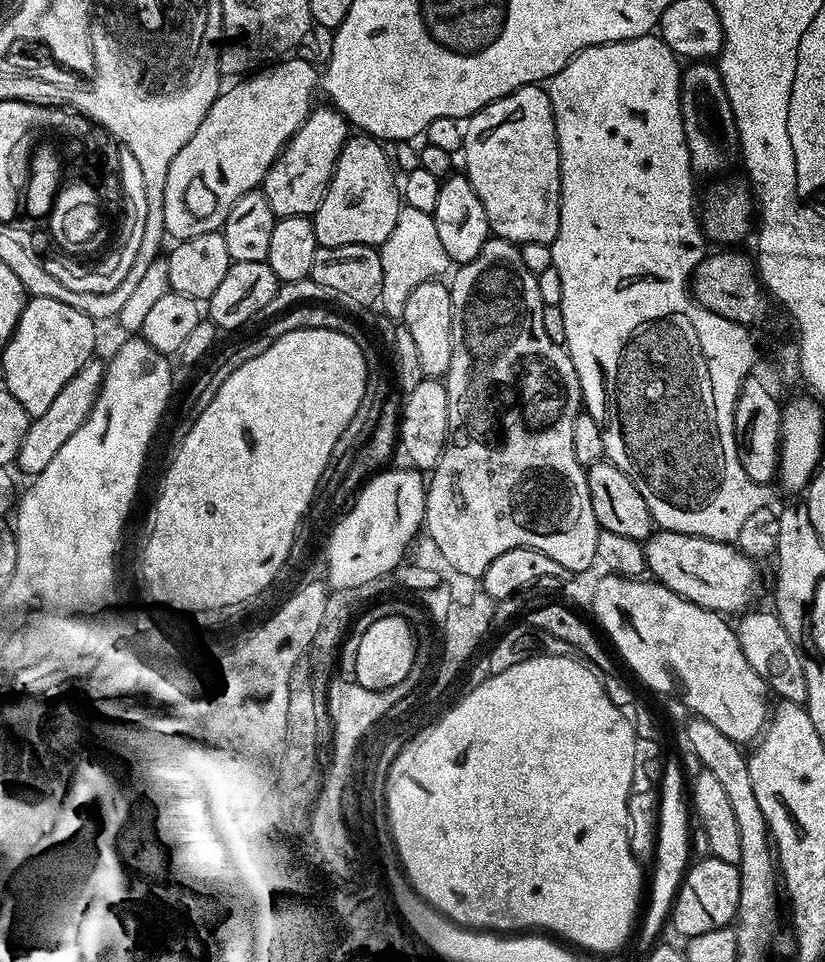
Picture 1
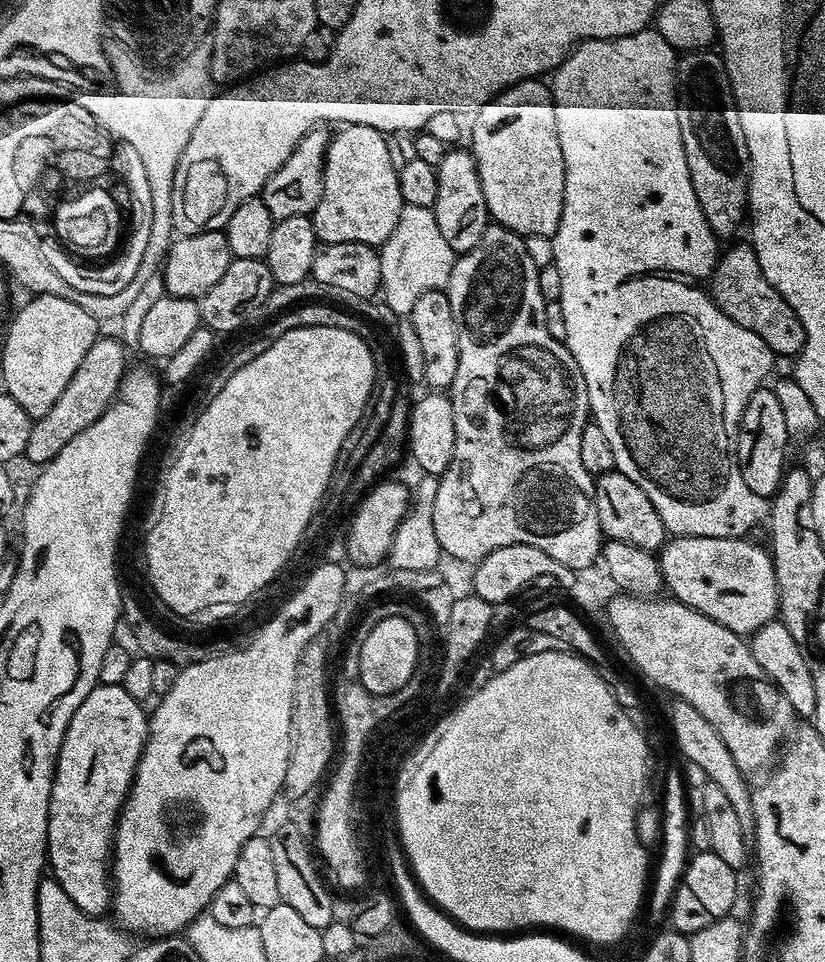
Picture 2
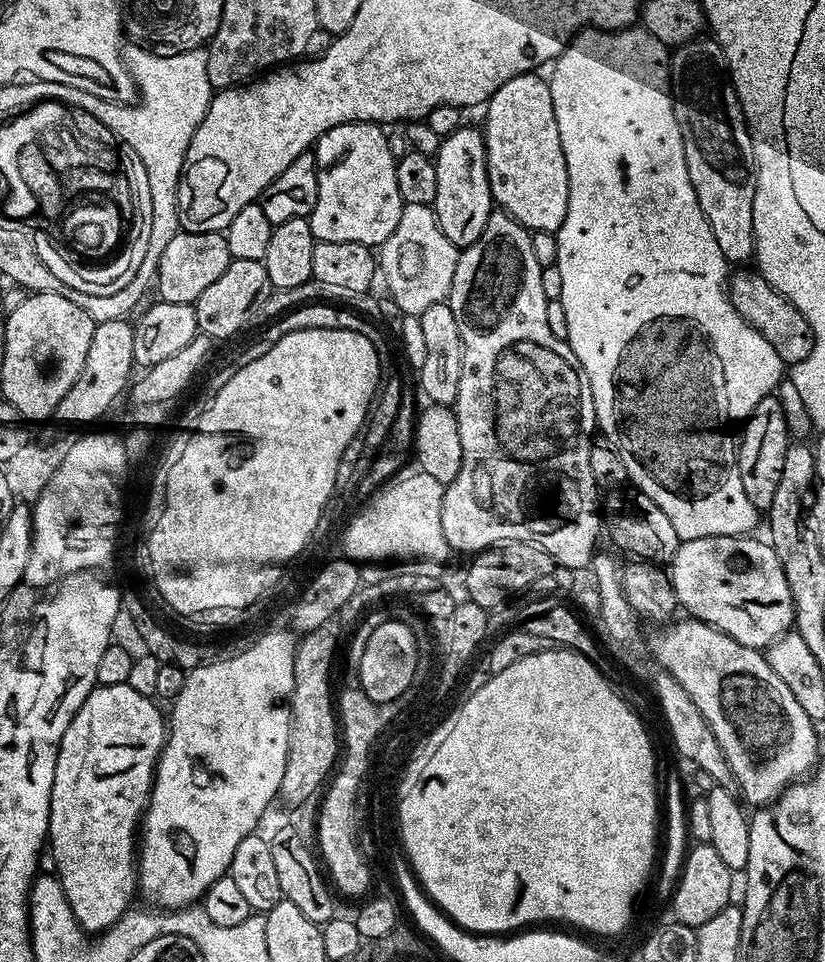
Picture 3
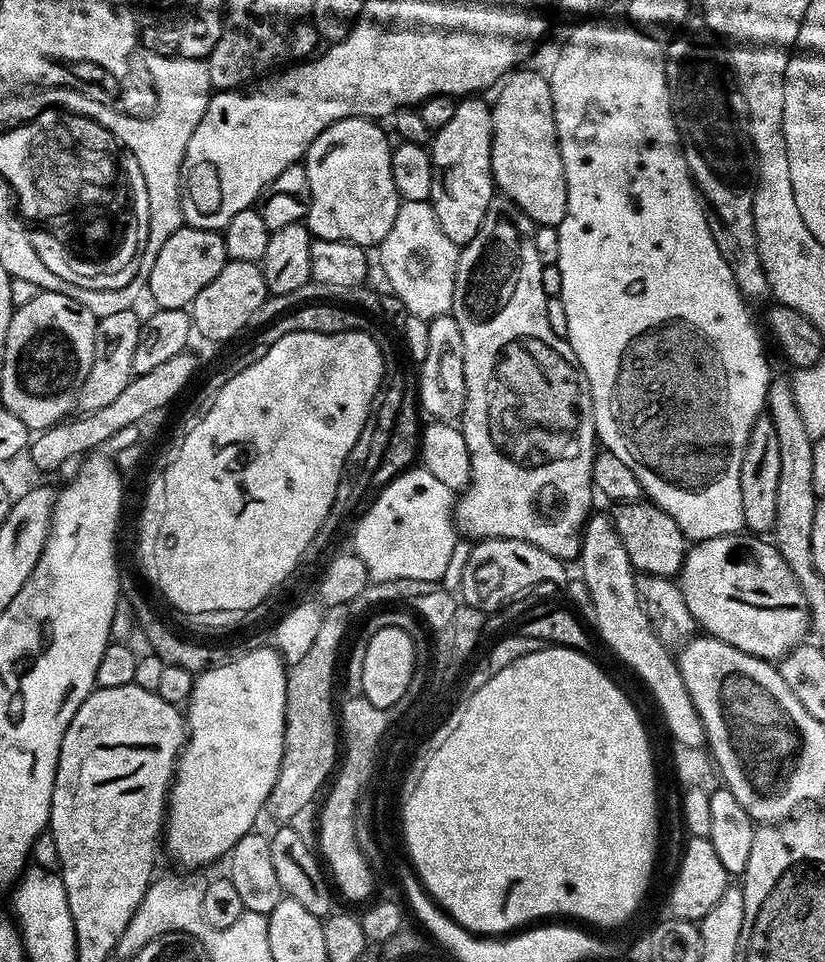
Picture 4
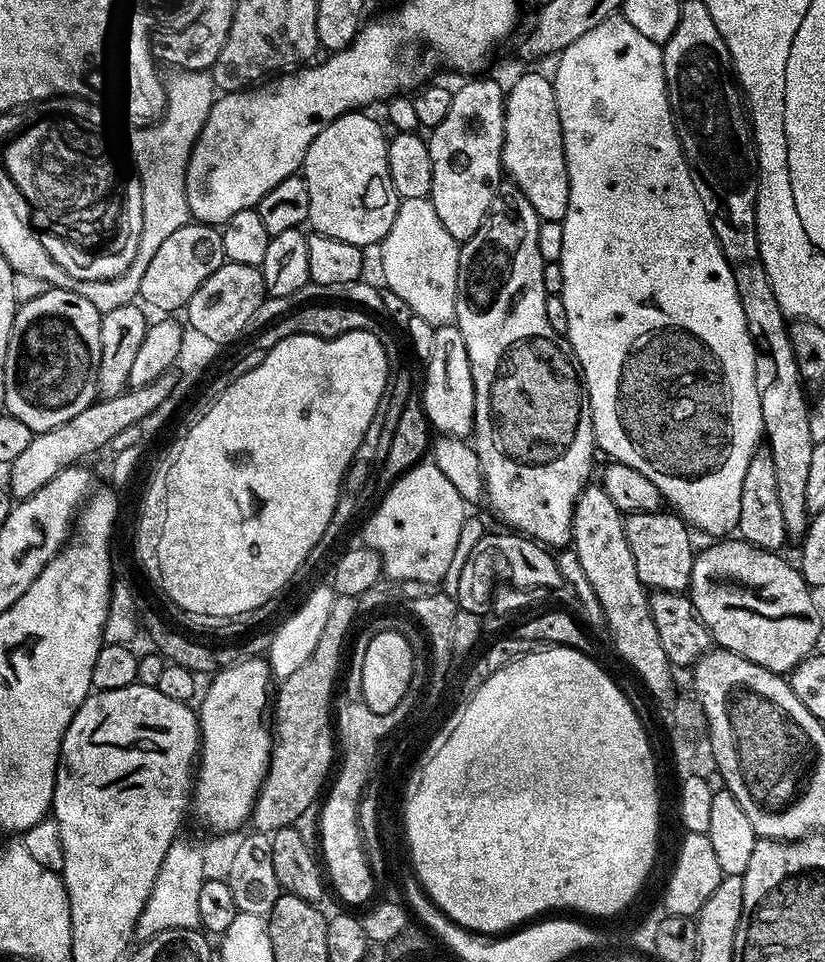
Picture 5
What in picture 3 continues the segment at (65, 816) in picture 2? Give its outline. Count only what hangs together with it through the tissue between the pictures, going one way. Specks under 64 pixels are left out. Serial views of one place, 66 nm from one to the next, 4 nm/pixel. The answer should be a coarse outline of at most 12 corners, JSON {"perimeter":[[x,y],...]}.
{"perimeter":[[97,686],[66,726],[47,847],[89,934],[138,892],[166,716]]}

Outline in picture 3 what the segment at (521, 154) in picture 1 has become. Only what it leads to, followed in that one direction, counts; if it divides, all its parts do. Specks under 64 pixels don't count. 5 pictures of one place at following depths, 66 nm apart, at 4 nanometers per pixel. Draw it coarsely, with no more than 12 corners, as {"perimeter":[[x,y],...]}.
{"perimeter":[[510,78],[482,131],[493,201],[554,232],[570,198],[547,79]]}

